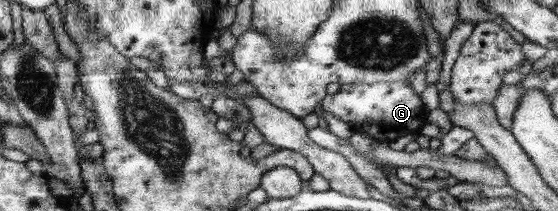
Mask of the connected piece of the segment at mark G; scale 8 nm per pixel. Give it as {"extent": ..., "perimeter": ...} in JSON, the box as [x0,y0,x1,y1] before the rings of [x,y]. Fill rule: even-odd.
{"extent":[321,82,428,143],"perimeter":[[[405,82],[341,84],[337,93],[325,95],[321,100],[321,107],[325,114],[346,122],[355,132],[369,135],[377,142],[388,143],[409,134],[419,134],[428,114],[421,95],[413,90],[411,83]]]}

